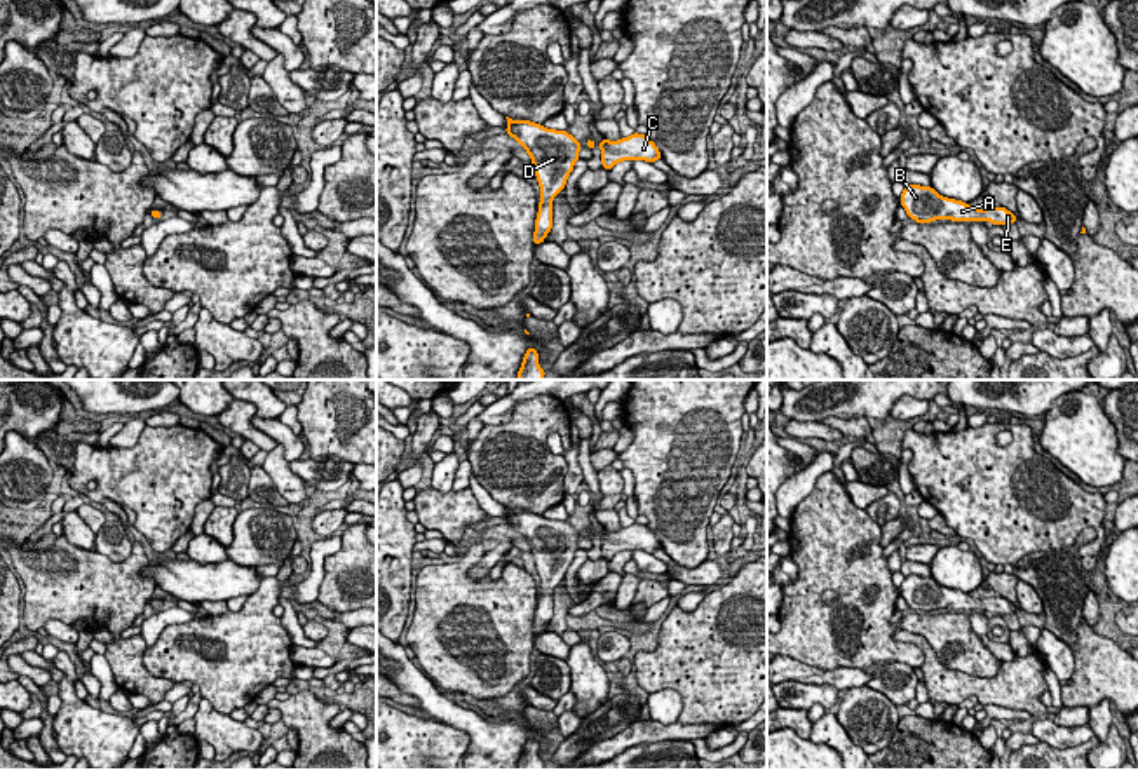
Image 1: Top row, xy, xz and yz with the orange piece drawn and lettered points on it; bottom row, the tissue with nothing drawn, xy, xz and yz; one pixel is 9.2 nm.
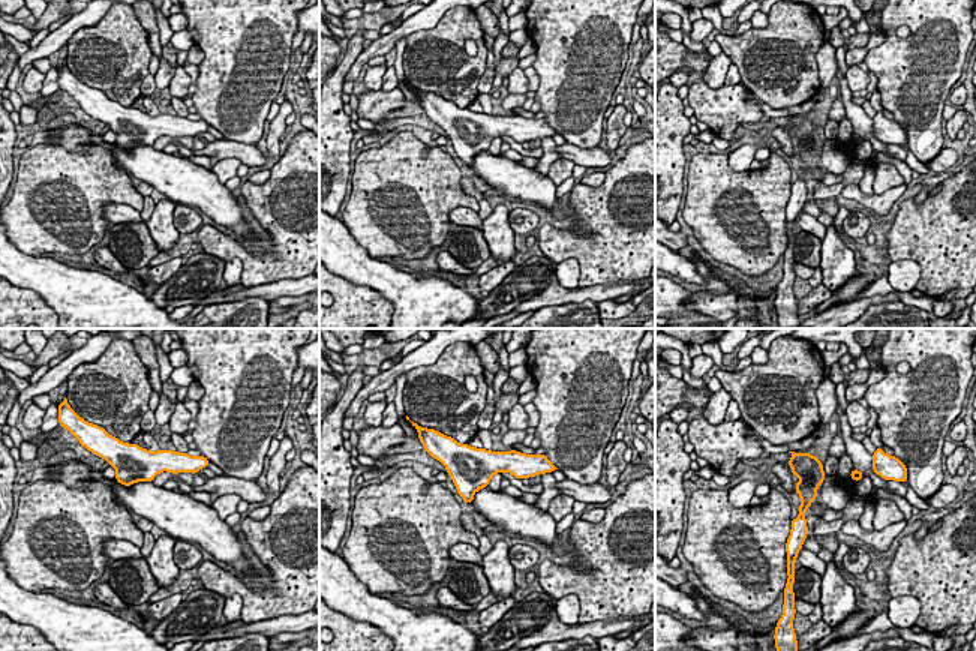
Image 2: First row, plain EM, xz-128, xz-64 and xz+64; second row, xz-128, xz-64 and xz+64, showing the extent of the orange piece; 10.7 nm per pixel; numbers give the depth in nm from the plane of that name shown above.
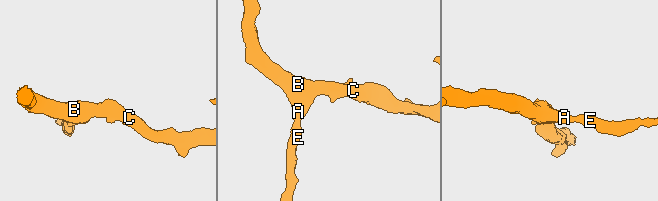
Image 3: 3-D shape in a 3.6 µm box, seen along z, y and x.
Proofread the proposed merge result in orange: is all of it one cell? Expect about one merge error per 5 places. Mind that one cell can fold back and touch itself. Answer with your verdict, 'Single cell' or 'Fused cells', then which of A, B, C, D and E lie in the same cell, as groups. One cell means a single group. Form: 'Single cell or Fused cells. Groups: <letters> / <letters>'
Single cell. Groups: A B C D E

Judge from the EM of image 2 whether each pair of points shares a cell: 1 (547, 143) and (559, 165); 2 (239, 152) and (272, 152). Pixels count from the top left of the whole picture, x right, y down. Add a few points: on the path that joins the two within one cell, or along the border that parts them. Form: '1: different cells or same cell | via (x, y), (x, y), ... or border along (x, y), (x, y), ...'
1: different cells | border along (561, 158), (544, 174)
2: different cells | border along (264, 153), (270, 159)

